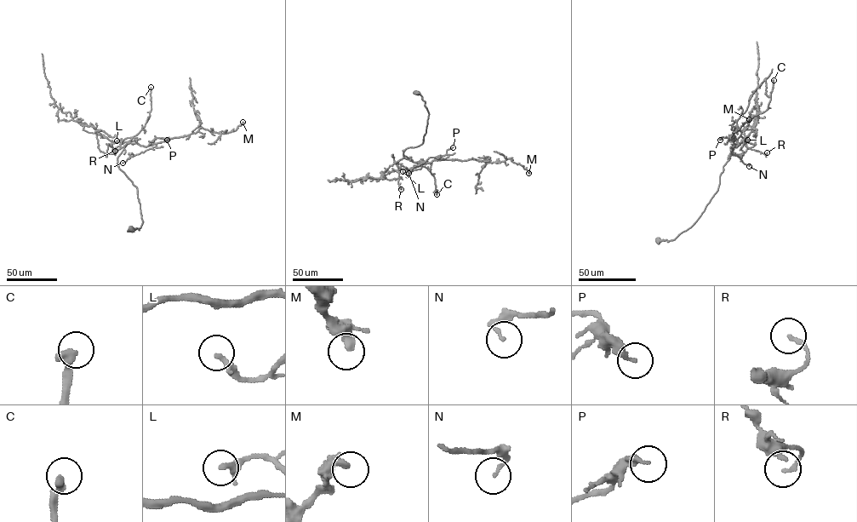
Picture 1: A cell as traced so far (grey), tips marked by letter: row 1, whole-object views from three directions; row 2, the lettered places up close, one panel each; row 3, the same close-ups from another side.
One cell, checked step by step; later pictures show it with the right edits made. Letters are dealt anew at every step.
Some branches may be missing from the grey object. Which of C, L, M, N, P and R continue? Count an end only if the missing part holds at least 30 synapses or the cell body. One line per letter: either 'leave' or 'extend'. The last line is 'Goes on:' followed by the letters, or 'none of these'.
C: extend
L: extend
M: leave
N: leave
P: leave
R: leave
Goes on: C, L

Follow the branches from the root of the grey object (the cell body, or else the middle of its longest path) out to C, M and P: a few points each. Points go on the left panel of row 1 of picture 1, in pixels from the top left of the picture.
C: (130, 227), (140, 226), (140, 204), (137, 188), (119, 169), (117, 157), (149, 118), (151, 87)
M: (130, 227), (143, 221), (137, 188), (117, 164), (127, 144), (146, 146), (202, 128), (225, 134), (242, 122)
P: (130, 227), (140, 226), (140, 204), (117, 157), (128, 143), (146, 146), (156, 138), (167, 140)

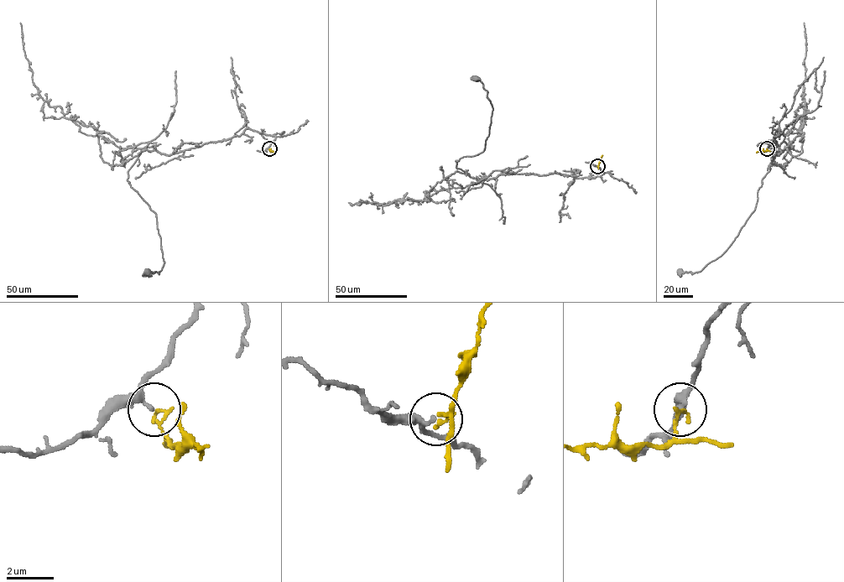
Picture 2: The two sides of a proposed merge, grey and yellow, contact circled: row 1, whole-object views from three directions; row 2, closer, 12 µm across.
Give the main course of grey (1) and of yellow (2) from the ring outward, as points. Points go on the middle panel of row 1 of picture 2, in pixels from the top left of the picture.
1: (597, 165), (604, 173), (595, 177), (487, 179), (456, 168), (489, 134), (492, 107), (475, 78)
2: (597, 165), (602, 155)

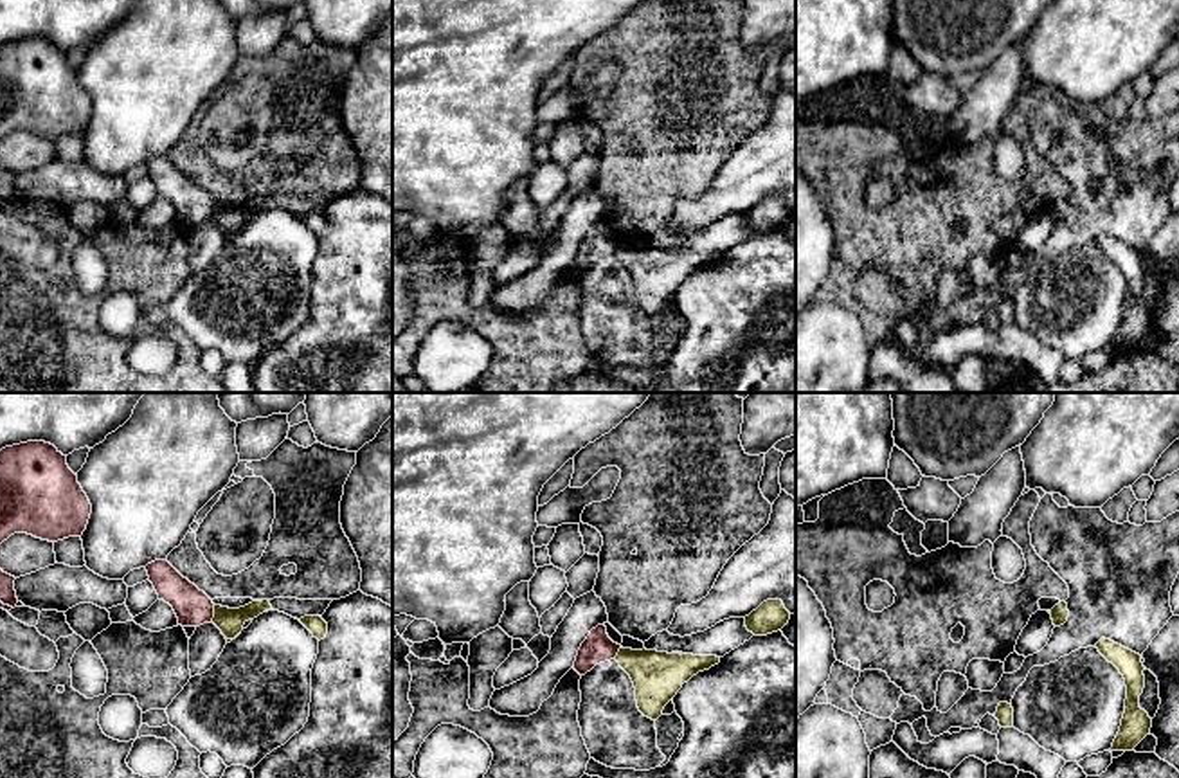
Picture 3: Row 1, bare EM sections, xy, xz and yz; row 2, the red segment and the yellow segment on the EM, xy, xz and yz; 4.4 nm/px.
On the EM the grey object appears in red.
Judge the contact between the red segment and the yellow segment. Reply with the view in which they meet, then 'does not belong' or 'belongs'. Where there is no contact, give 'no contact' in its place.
xy | does not belong

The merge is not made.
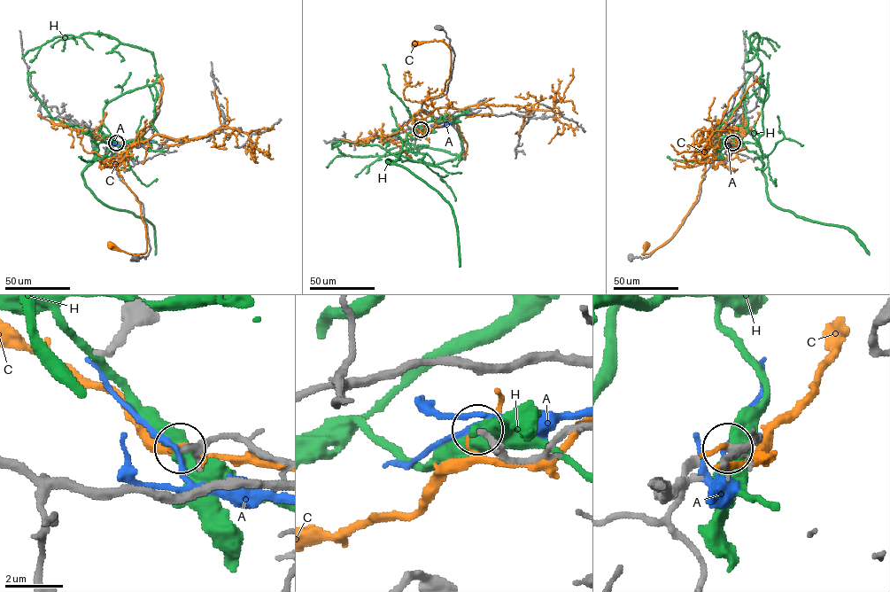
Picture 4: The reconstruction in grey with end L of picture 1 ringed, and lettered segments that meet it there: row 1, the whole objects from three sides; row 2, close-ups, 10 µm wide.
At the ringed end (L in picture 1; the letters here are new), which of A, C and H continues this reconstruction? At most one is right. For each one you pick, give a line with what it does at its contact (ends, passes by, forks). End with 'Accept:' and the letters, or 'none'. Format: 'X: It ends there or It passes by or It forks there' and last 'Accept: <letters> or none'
Accept: none

